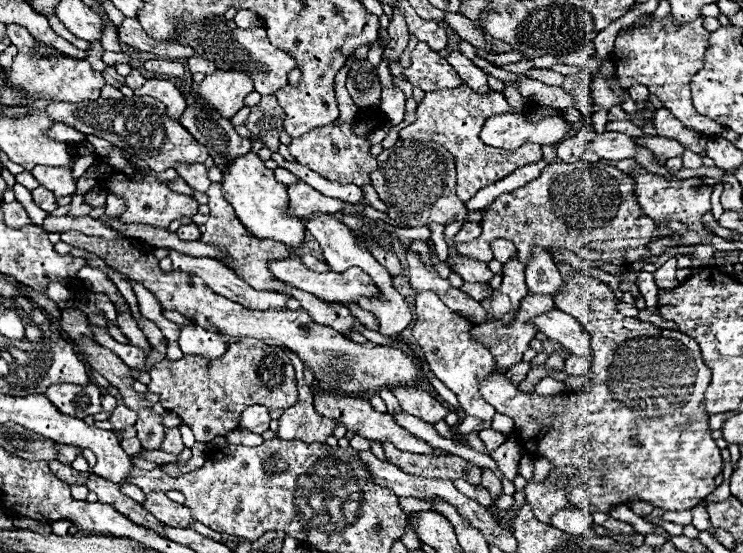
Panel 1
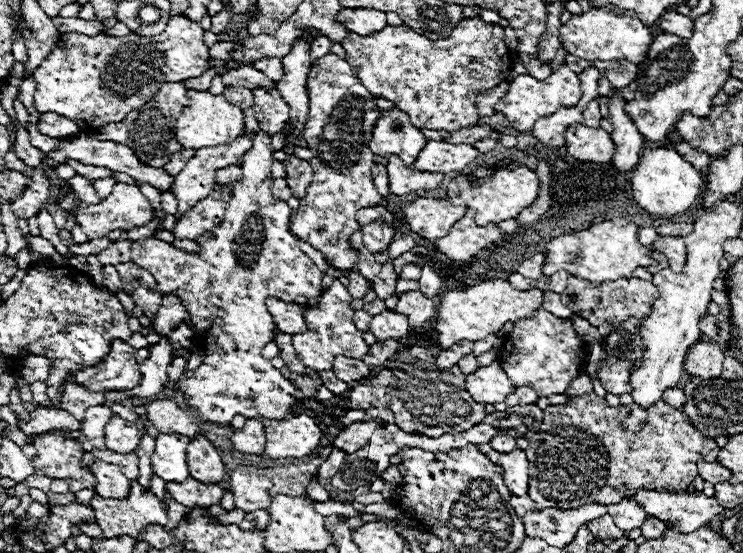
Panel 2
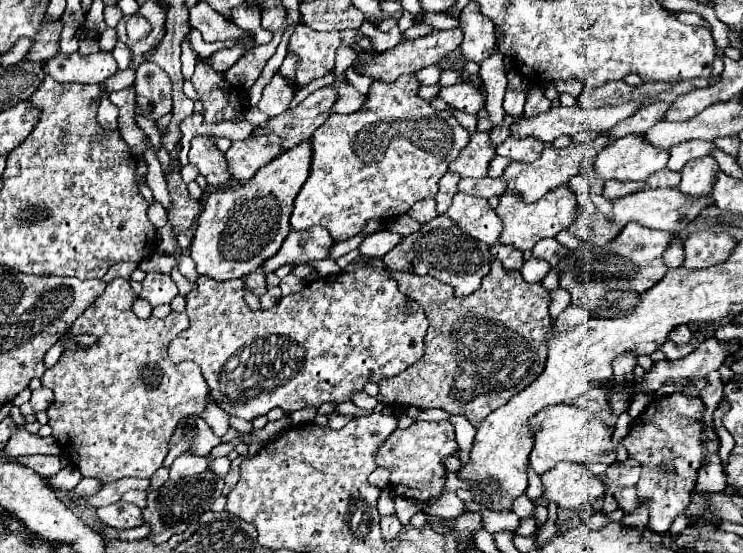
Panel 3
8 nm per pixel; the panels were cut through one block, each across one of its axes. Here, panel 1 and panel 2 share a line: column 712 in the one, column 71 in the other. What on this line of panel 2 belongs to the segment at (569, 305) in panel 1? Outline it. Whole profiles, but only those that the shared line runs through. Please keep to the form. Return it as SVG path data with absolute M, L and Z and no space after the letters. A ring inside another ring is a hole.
M50 432L40 434L34 442L36 456L34 456L34 470L38 476L50 476L58 480L68 480L70 492L78 492L82 488L94 488L96 478L92 472L80 466L80 458L84 452L80 444L72 438L62 438L66 432Z

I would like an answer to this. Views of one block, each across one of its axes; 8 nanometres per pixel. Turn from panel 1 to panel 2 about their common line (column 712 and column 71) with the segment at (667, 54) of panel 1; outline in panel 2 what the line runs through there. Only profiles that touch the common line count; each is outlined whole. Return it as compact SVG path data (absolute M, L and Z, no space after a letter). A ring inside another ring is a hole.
M54 112L42 114L36 128L38 128L40 134L46 134L50 138L66 138L66 136L72 136L72 134L80 132L80 128L74 122L70 122L64 116L58 116Z

